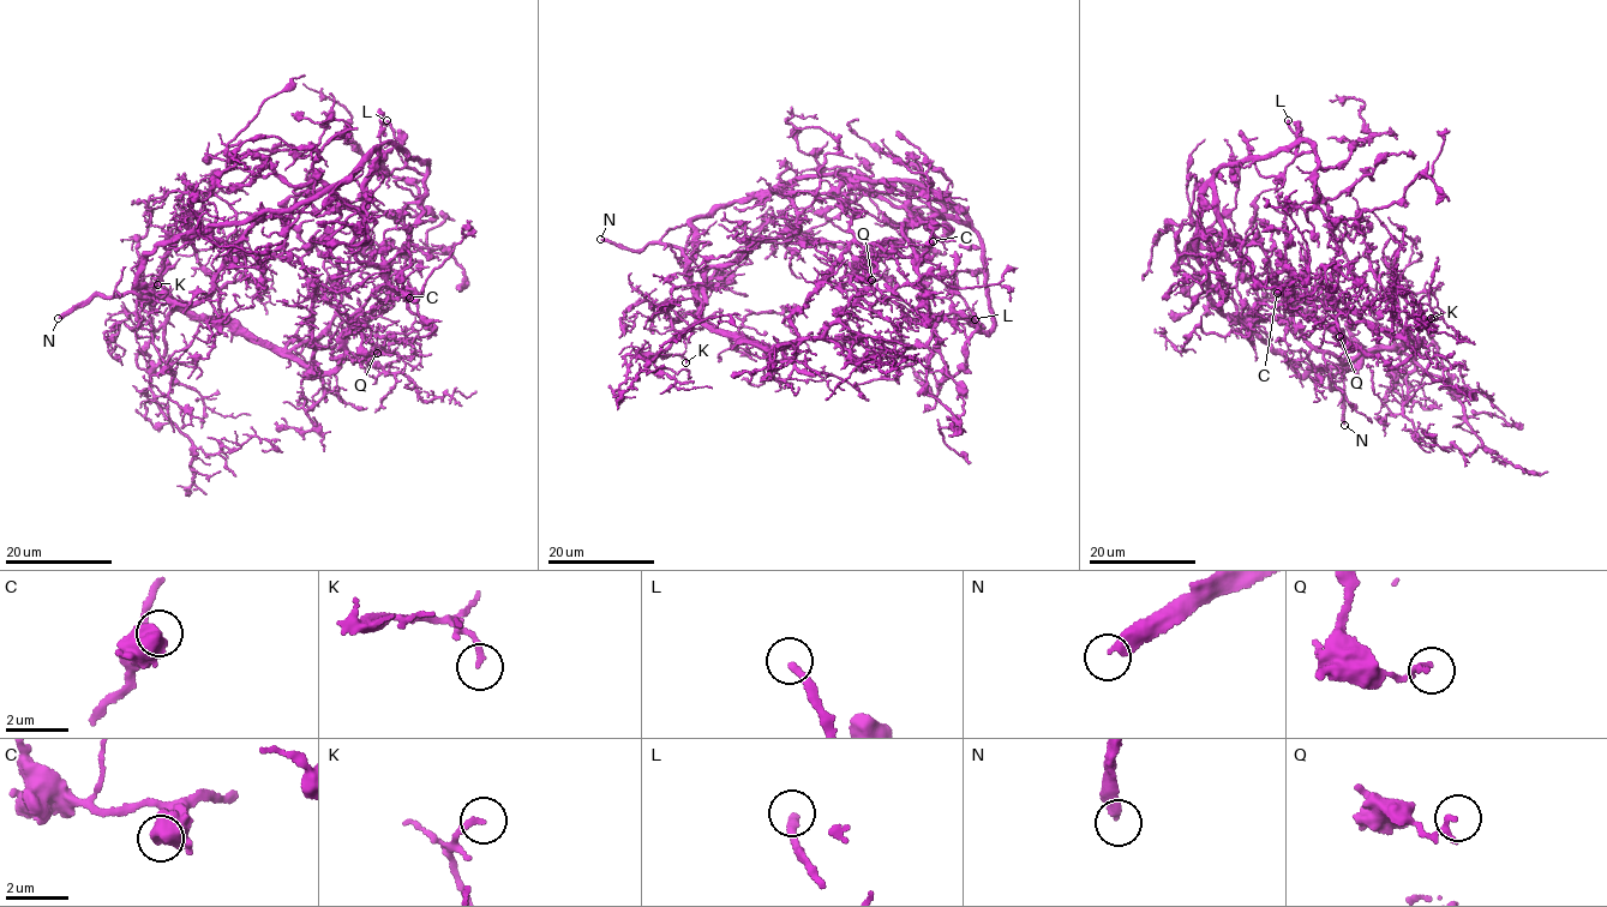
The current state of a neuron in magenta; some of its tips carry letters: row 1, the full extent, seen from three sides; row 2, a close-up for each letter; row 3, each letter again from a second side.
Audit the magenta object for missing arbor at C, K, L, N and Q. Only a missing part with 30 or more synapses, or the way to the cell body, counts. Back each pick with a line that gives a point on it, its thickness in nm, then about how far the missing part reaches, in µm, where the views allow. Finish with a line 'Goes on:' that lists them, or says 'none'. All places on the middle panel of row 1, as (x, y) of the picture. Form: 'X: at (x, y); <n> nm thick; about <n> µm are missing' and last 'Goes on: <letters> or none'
L: at (975, 319); 280 nm thick; about 30 µm are missing
N: at (600, 239); 300 nm thick; about 50 µm are missing
Goes on: L, N

